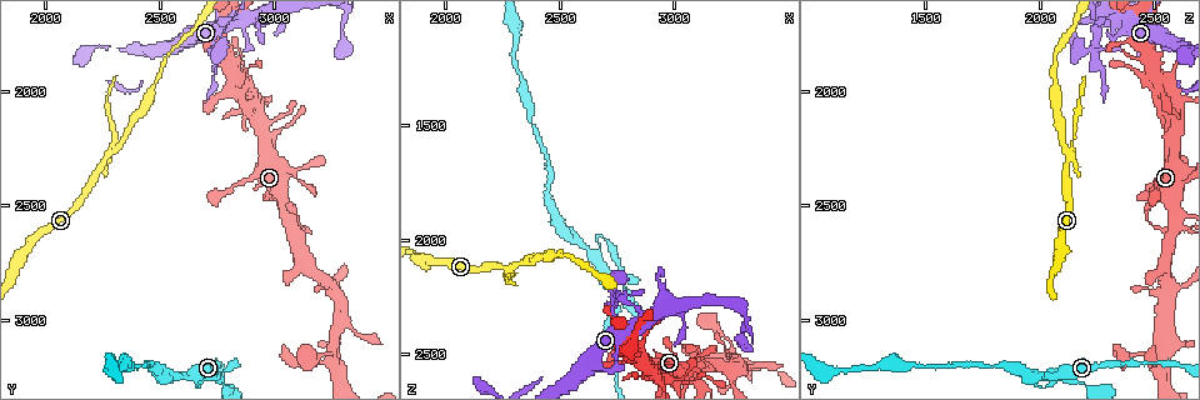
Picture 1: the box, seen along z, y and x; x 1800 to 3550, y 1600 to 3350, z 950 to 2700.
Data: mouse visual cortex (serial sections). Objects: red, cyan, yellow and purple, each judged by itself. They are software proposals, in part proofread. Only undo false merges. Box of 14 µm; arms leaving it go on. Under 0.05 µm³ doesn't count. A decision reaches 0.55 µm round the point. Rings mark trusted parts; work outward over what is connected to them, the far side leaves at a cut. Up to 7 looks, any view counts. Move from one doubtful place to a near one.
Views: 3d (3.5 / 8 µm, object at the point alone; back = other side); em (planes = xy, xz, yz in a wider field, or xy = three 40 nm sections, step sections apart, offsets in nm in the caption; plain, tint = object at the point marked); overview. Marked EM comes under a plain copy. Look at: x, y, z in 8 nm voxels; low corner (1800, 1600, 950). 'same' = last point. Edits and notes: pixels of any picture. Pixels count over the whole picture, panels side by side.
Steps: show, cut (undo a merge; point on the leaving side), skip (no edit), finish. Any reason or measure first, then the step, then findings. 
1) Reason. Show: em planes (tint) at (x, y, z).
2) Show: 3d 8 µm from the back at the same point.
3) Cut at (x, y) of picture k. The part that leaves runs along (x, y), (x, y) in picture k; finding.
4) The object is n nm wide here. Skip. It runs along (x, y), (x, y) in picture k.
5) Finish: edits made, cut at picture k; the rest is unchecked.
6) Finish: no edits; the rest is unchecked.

Sharp bend. Show: 3d 3.5 µm at (2700, 3270, 2000).

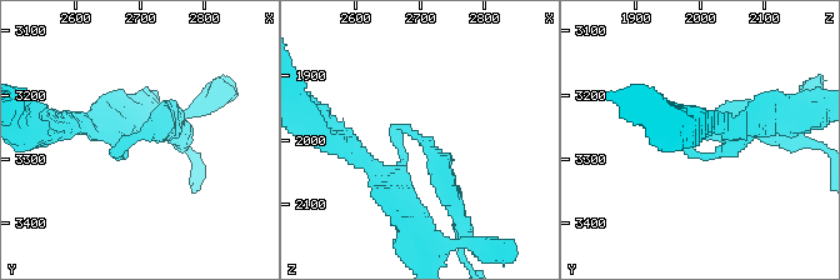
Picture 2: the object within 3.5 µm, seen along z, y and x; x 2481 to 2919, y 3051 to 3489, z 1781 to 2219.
The arms are 300, 300 nm wide; shape alone is not enough. Show: em xy step 2 (tint) at (2685, 3270, 1990).

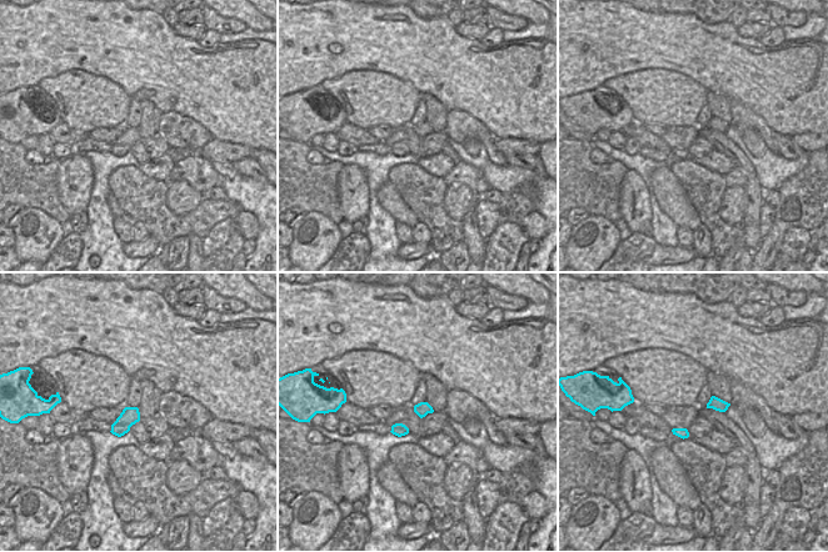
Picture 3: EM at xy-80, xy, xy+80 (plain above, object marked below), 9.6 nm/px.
Show: em xy step 3 (tint) at the same point.

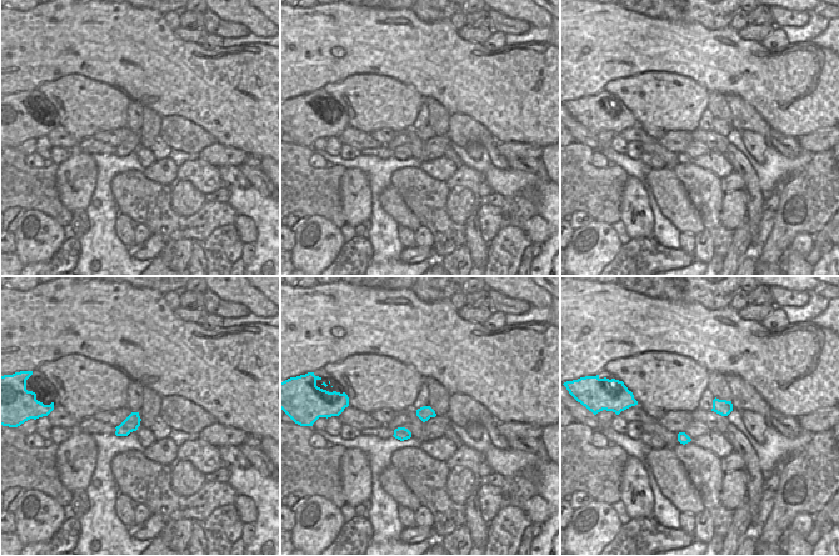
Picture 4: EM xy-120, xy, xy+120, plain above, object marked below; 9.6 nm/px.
Skip. It runs along (119, 136), (123, 155), (141, 133), (173, 125) in picture 2; continuous, no second cell.

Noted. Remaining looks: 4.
Show: 3d 3.5 µm at (3250, 3150, 2520).

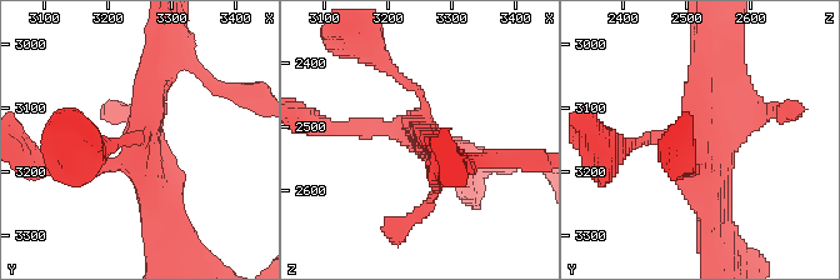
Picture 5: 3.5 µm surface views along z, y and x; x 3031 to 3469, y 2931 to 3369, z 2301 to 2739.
Now the EM. Show: em xy step 3 (tint) at (3255, 3140, 2510).

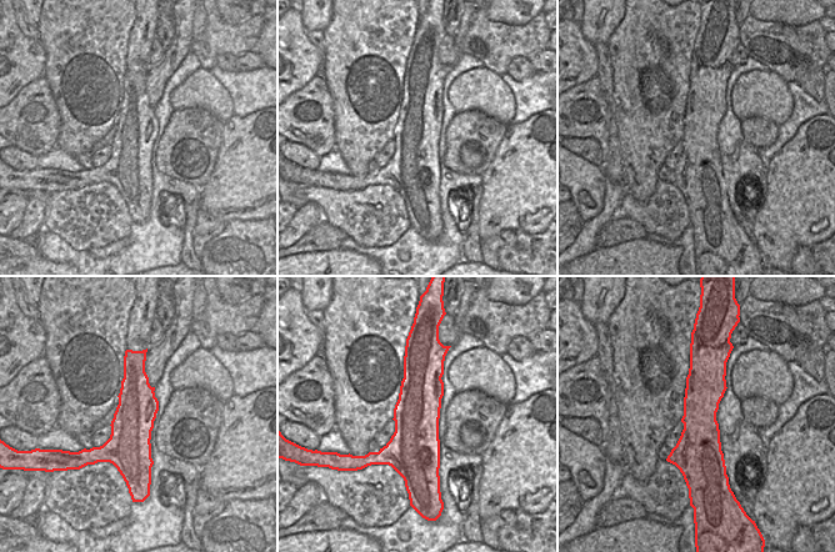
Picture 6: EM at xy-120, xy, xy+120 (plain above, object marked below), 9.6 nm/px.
Skip. It runs along (720, 60), (695, 129), (710, 213) in picture 5; one cell here.

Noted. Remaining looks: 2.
Finish: no edits; the rest is unchecked.

